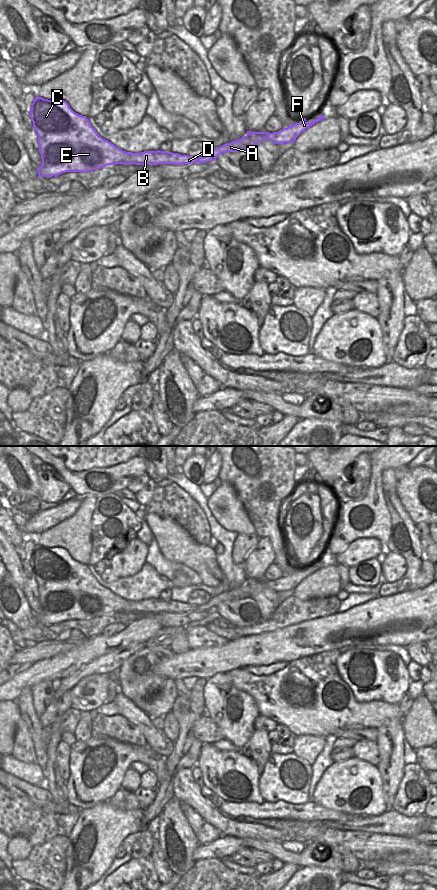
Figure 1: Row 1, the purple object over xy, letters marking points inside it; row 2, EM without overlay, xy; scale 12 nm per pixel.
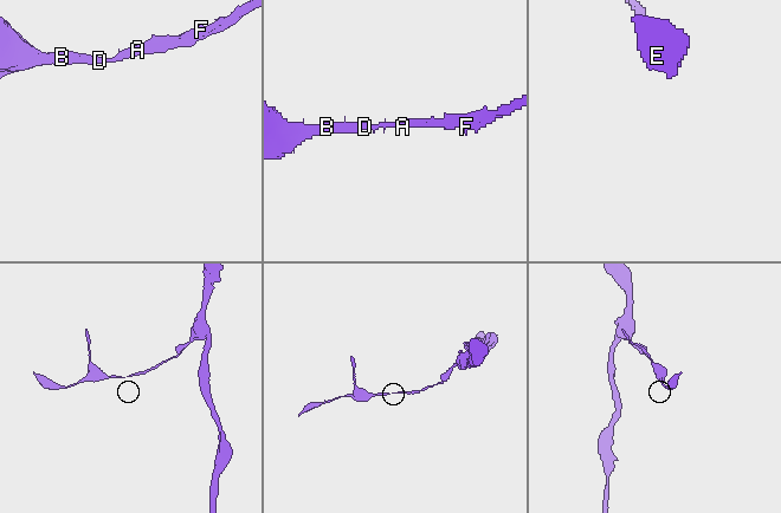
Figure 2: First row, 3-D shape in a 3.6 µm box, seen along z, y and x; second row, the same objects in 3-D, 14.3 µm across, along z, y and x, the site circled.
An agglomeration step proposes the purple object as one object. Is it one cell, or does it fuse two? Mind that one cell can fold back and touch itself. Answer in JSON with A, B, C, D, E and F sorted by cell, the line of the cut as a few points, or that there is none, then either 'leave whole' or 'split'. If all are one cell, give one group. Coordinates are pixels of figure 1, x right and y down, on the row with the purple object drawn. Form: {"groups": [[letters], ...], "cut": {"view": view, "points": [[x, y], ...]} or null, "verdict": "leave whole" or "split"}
{"groups": [["A", "B", "C", "D", "E", "F"]], "cut": null, "verdict": "leave whole"}

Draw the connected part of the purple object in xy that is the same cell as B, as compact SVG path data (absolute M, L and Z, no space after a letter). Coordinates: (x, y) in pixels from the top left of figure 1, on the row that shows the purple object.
M36 96L31 105L30 118L38 136L39 152L42 159L42 165L37 168L39 177L53 177L66 172L88 172L95 169L101 169L107 165L116 164L152 166L158 164L184 165L196 162L206 163L215 161L222 153L239 152L247 149L254 151L254 147L265 139L272 141L274 144L294 143L296 138L303 131L325 119L322 114L310 123L306 122L306 118L301 118L299 123L295 123L273 133L247 131L247 135L239 140L232 141L220 147L211 148L211 151L206 156L197 158L160 150L144 151L141 153L123 151L108 140L99 136L86 116L75 113L70 108L69 104L61 99L48 100Z

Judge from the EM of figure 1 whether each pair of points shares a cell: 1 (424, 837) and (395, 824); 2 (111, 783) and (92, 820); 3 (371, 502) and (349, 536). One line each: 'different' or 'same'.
1: different
2: different
3: same

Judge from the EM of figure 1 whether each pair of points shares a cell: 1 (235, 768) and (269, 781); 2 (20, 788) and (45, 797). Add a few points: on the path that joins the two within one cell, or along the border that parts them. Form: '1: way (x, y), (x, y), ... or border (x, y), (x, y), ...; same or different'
1: border (259, 774), (258, 791), (264, 800); different
2: way (26, 790), (39, 795); same

